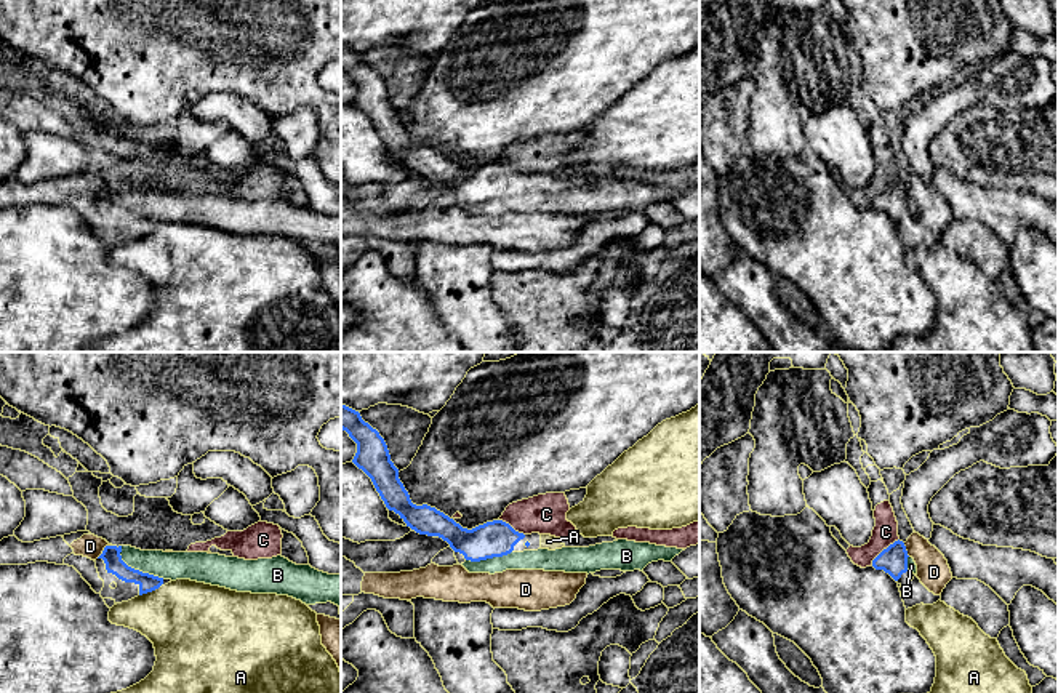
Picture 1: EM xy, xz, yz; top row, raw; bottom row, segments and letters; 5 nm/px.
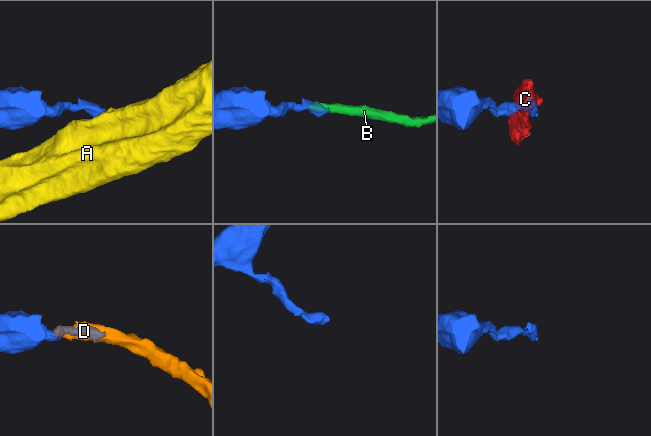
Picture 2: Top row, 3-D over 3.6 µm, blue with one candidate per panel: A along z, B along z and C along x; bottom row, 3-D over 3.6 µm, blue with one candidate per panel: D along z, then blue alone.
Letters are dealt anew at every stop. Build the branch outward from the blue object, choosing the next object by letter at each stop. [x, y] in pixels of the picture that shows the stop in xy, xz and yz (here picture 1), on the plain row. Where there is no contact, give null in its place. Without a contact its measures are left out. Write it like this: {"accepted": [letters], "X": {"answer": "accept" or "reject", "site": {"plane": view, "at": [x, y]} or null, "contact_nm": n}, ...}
{"accepted": ["B"], "A": {"answer": "reject", "site": {"plane": "xy", "at": [149, 232]}, "contact_nm": 120}, "B": {"answer": "accept", "site": {"plane": "xy", "at": [136, 212]}, "contact_nm": 280}, "C": {"answer": "reject", "site": {"plane": "yz", "at": [882, 192]}, "contact_nm": 200}, "D": {"answer": "reject", "site": {"plane": "xy", "at": [104, 191]}, "contact_nm": 100}}

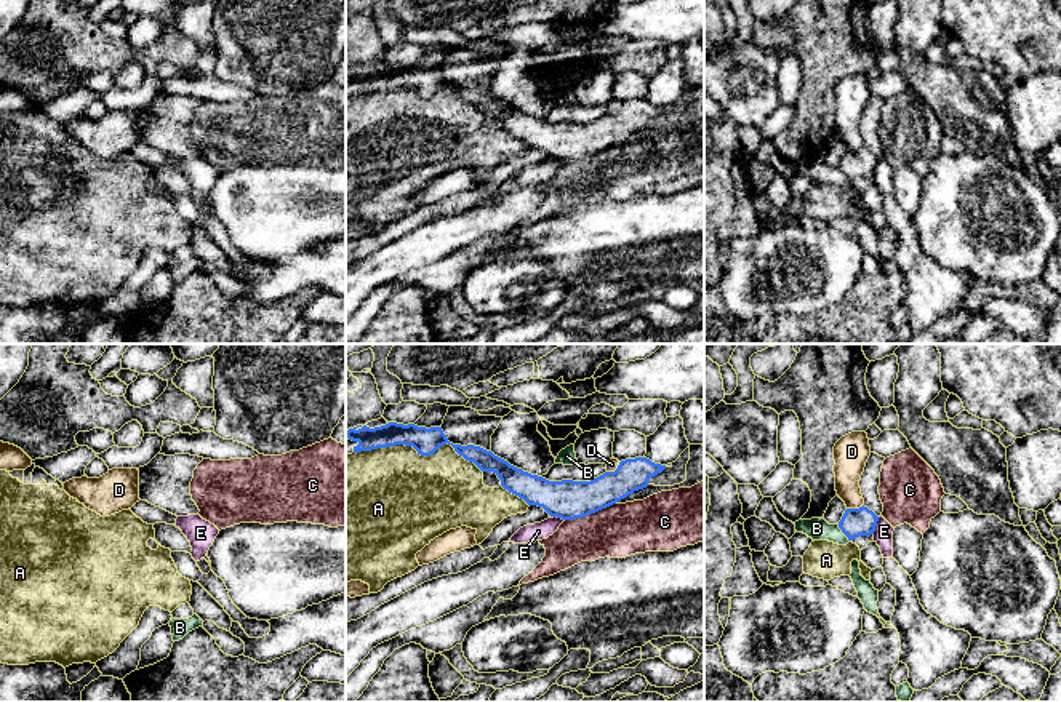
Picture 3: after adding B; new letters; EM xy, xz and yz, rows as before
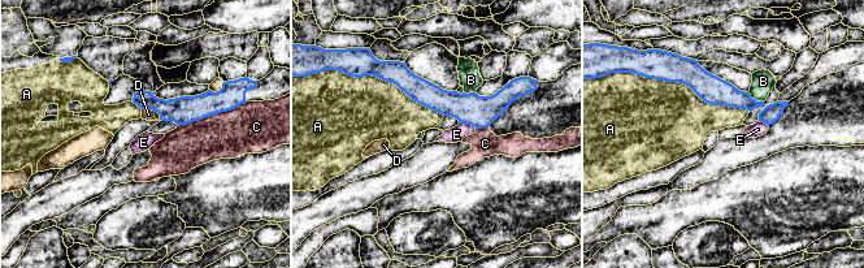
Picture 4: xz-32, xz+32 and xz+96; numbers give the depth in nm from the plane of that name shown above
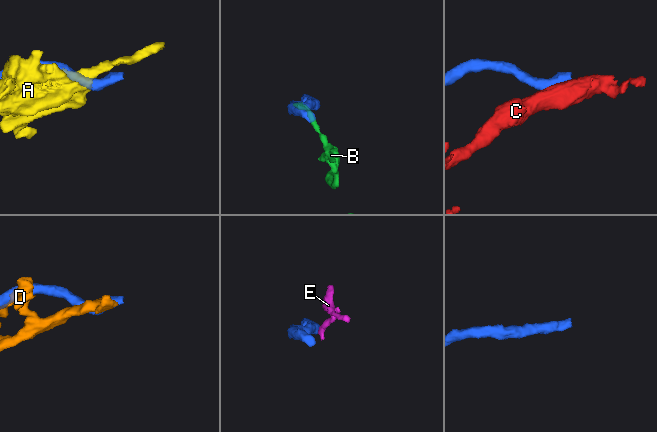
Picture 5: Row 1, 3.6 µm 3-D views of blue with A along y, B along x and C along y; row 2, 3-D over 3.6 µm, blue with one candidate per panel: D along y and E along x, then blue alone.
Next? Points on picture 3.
{"accepted": [], "A": {"answer": "reject", "site": {"plane": "xz", "at": [418, 93]}, "contact_nm": 650}, "B": {"answer": "reject", "site": {"plane": "yz", "at": [842, 173]}, "contact_nm": 110}, "C": {"answer": "reject", "site": {"plane": "xz", "at": [589, 155]}, "contact_nm": 280}, "D": {"answer": "reject", "site": {"plane": "yz", "at": [855, 151]}, "contact_nm": 90}, "E": {"answer": "reject", "site": {"plane": "yz", "at": [876, 167]}, "contact_nm": 100}}

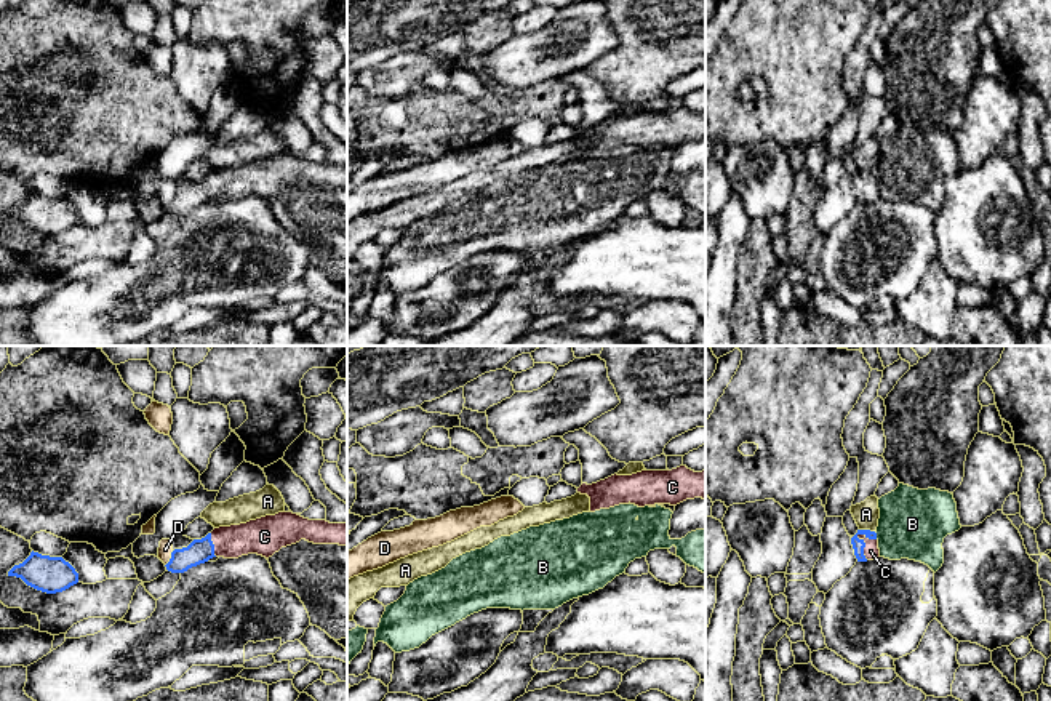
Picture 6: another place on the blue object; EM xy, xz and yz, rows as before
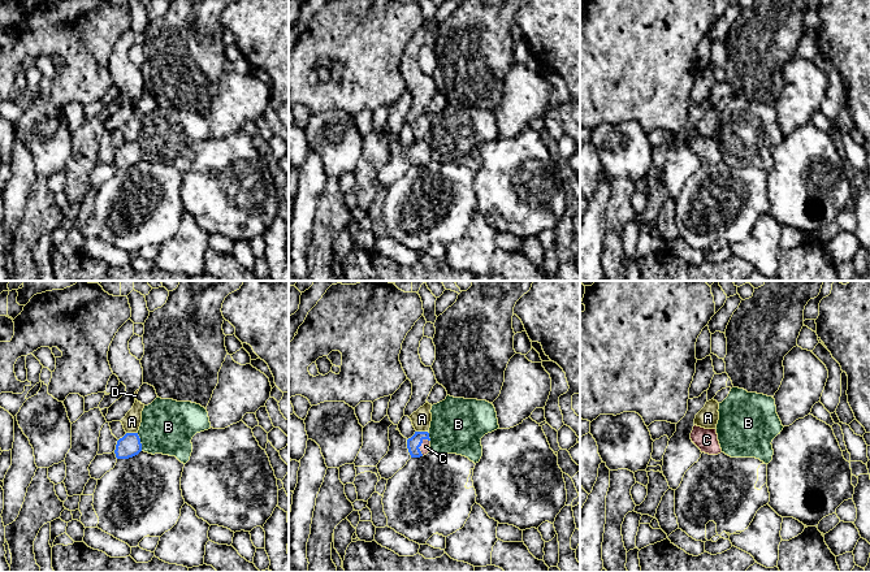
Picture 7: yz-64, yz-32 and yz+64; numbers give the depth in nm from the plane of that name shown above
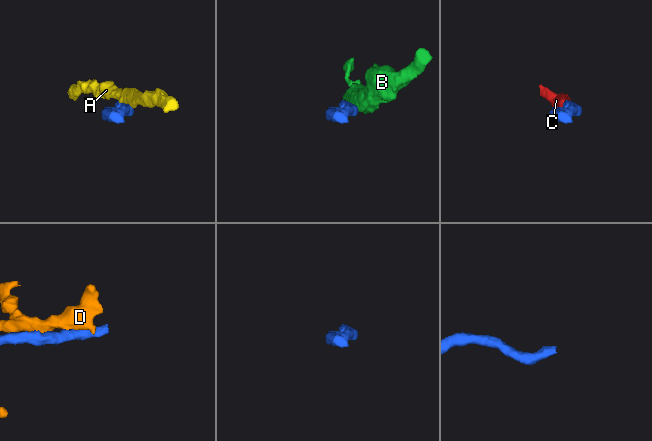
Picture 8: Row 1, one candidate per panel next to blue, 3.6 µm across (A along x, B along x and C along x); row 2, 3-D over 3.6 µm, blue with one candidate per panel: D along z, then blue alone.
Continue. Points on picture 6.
{"accepted": ["C"], "A": {"answer": "reject", "site": {"plane": "yz", "at": [867, 172]}, "contact_nm": 80}, "B": {"answer": "reject", "site": {"plane": "yz", "at": [875, 176]}, "contact_nm": 40}, "C": {"answer": "accept", "site": {"plane": "yz", "at": [864, 188]}, "contact_nm": 140}, "D": {"answer": "reject", "site": {"plane": "xy", "at": [170, 200]}, "contact_nm": 90}}

